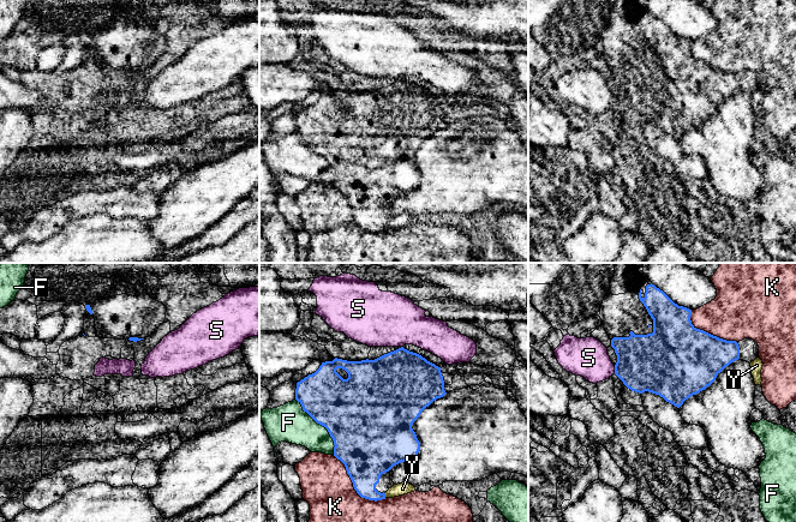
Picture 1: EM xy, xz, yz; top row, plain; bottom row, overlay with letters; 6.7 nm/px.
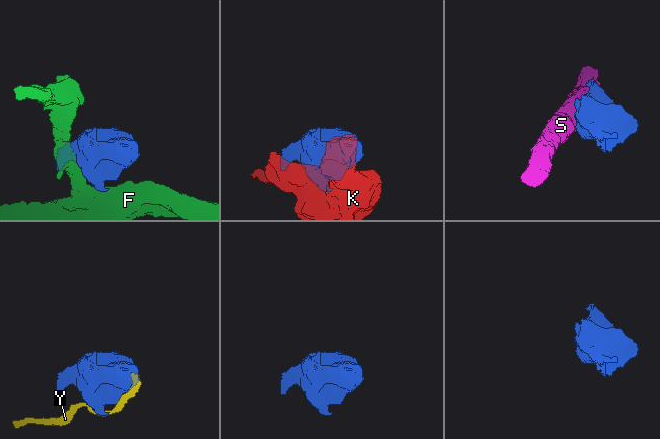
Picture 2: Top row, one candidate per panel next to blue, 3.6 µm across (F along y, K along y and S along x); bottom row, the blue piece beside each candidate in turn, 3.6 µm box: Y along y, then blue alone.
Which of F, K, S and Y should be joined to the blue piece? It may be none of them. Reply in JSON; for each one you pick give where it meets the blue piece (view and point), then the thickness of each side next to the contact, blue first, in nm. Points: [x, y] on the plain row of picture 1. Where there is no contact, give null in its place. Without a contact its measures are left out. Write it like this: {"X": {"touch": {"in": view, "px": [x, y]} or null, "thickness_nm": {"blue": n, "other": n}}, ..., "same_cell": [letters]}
{"same_cell": []}

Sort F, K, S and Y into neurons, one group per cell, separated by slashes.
F / K / S / Y

